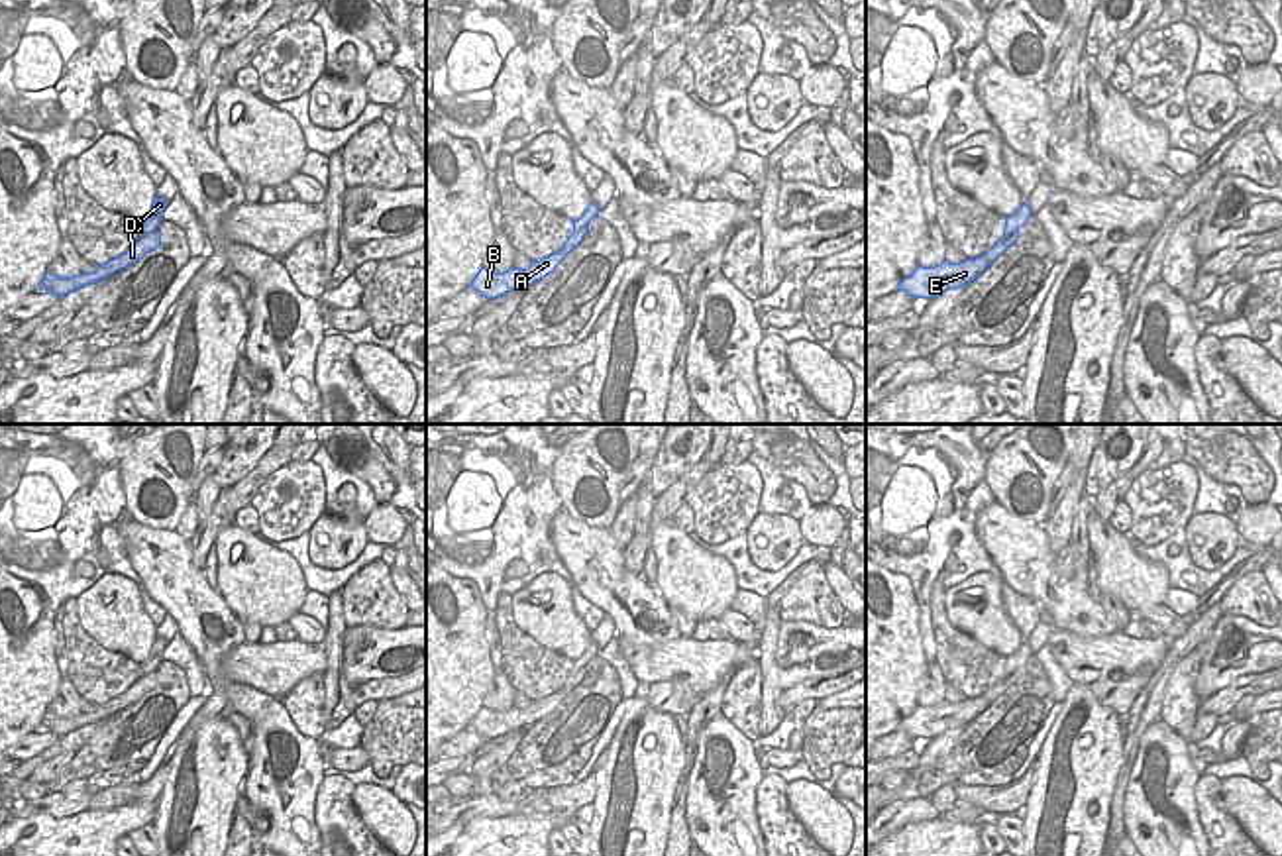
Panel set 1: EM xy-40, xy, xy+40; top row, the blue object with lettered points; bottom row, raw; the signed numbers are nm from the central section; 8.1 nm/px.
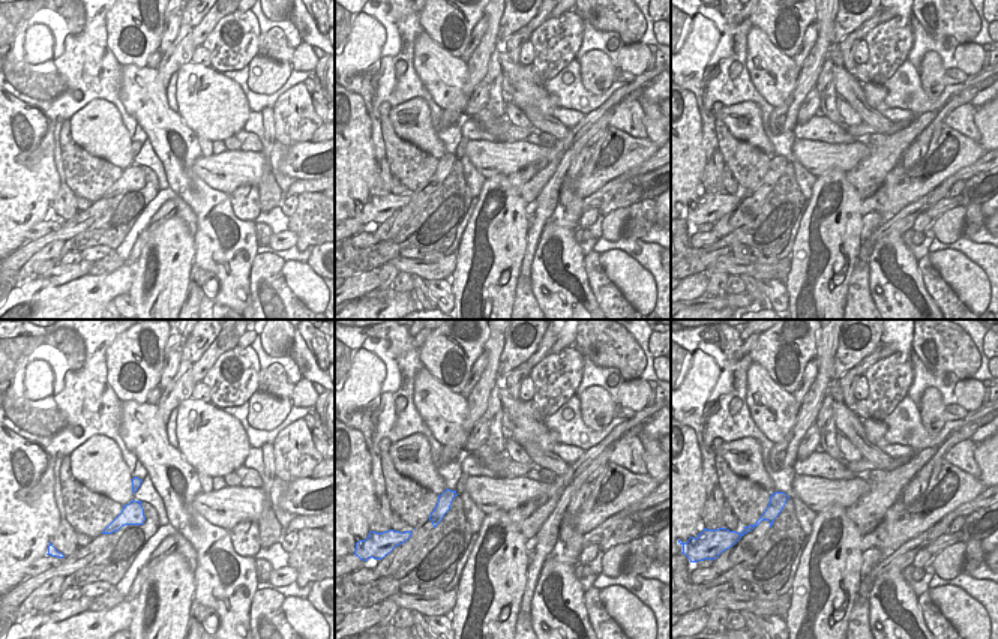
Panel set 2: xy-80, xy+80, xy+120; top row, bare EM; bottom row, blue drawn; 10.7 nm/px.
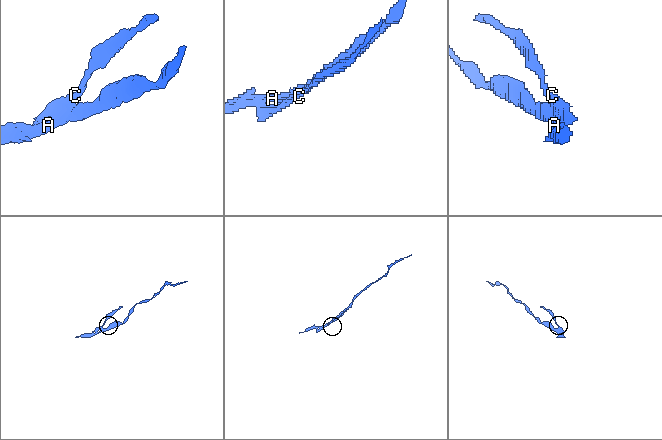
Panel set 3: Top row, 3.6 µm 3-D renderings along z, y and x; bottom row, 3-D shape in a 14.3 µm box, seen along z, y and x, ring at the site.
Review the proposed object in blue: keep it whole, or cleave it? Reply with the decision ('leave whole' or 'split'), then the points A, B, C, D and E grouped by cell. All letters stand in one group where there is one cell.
split | A B D E / C

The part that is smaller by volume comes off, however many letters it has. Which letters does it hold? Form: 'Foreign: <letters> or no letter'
Foreign: C

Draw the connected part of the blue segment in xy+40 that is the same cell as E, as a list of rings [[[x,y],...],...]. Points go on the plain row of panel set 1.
[[[1019,669],[1013,677],[1009,677],[1003,685],[991,687],[988,693],[966,699],[962,703],[948,703],[942,701],[935,707],[921,707],[917,705],[911,717],[905,717],[897,730],[905,730],[909,736],[915,738],[935,738],[948,728],[968,726],[976,721],[1007,687],[1015,683],[1019,677]]]

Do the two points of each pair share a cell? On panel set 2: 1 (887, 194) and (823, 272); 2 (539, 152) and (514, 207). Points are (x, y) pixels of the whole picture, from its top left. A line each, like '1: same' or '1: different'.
1: different
2: different

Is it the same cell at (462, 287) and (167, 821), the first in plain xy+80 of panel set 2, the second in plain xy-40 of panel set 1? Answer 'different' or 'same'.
same

